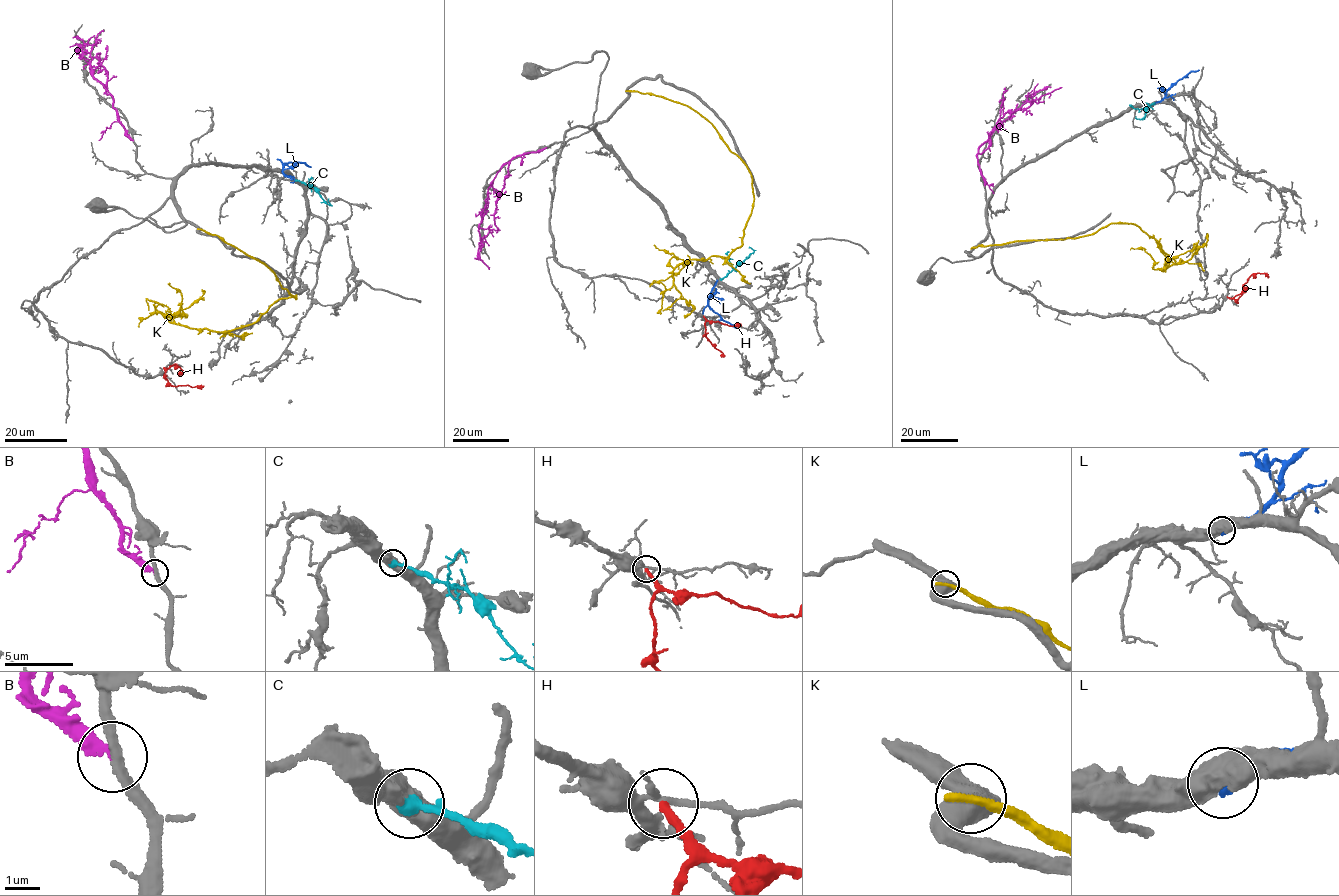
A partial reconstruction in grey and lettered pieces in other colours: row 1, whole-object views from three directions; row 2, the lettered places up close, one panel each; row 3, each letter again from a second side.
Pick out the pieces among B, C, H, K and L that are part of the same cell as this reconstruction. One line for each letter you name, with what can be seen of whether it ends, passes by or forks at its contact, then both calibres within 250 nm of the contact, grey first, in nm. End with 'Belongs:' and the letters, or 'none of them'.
C: it ends | 550/380 nm
Belongs: C

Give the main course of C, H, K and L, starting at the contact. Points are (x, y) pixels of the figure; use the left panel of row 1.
C: (296, 180), (313, 187), (330, 204), (328, 198)
H: (165, 375), (165, 370), (174, 364), (182, 372), (178, 375)
K: (199, 229), (263, 262), (296, 298), (275, 302), (251, 324), (220, 332), (165, 320), (185, 316), (179, 302)
L: (292, 179), (285, 175), (282, 165), (300, 162), (310, 167)

